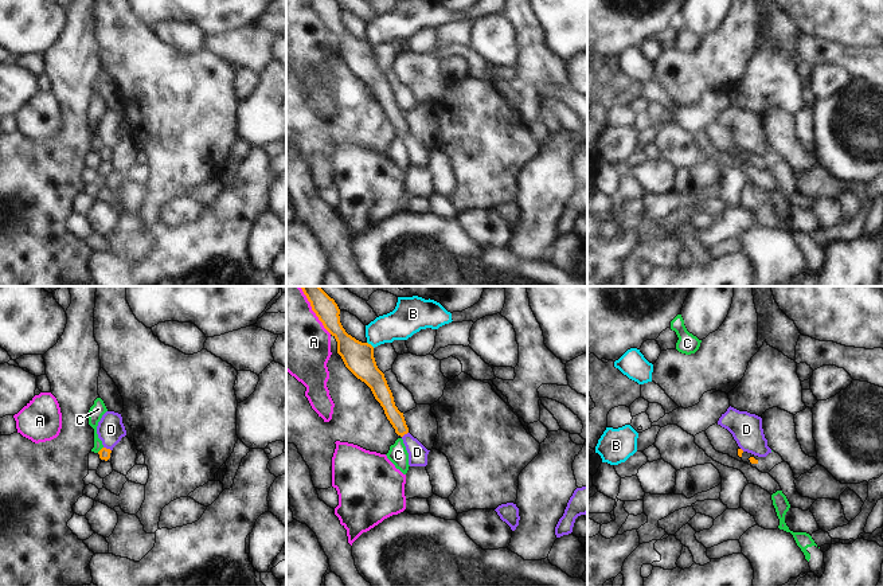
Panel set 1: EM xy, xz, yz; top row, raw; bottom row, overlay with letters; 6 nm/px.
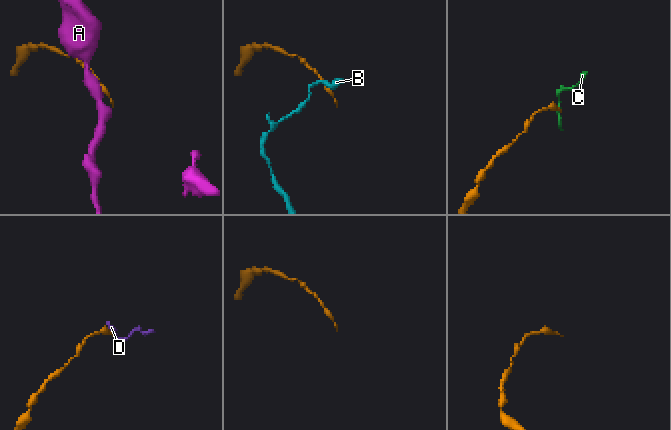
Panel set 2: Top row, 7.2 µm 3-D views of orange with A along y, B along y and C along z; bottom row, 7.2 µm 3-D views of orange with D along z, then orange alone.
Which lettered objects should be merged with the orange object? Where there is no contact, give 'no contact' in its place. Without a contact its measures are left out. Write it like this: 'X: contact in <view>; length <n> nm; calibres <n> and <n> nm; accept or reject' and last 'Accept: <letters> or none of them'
A: contact in xz; length 240 nm; calibres 130 and 420 nm; reject
B: contact in xz; length 60 nm; calibres 180 and 190 nm; reject
C: contact in xy; length 50 nm; calibres 70 and 90 nm; reject
D: contact in xy; length 50 nm; calibres 70 and 160 nm; reject
Accept: none of them

